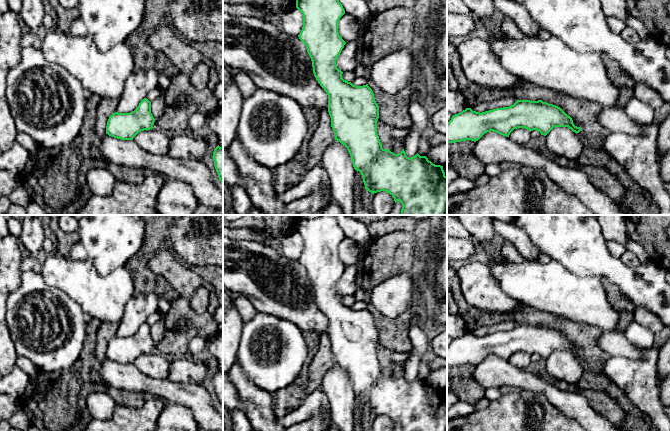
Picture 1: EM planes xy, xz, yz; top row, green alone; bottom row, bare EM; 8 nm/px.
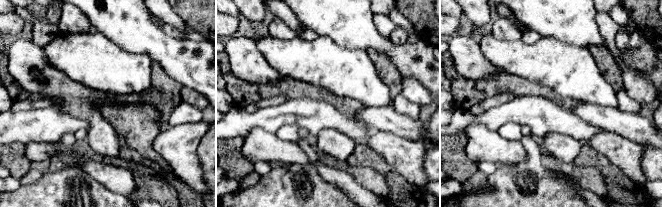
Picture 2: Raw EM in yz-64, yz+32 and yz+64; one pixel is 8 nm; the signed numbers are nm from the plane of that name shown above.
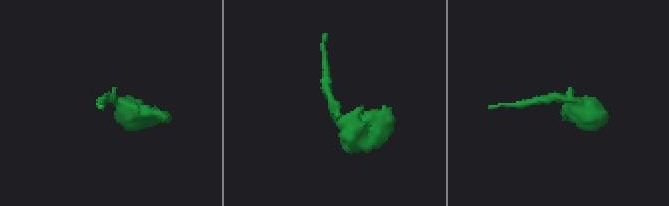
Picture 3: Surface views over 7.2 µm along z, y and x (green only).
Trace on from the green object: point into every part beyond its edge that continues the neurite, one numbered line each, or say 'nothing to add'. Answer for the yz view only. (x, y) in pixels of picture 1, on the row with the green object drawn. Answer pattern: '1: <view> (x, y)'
nothing to add

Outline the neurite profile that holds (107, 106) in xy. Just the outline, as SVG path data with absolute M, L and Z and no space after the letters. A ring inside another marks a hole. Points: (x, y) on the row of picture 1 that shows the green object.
M102 98L97 106L95 132L99 138L106 135L106 126L109 117L116 112L118 99Z

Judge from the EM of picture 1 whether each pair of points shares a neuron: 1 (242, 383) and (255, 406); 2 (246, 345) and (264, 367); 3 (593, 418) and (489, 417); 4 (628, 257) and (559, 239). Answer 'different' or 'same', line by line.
1: same
2: same
3: different
4: different

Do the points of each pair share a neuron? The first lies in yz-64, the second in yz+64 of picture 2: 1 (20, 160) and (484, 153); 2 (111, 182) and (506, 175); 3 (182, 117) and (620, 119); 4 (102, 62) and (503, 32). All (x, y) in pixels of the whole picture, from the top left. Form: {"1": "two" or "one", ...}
{"1": "two", "2": "two", "3": "two", "4": "two"}

